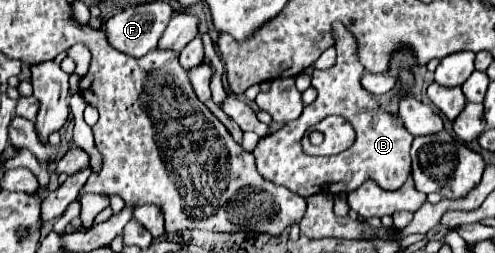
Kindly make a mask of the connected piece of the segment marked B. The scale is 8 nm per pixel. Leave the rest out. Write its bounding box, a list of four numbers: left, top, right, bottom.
[253,22,413,198]

